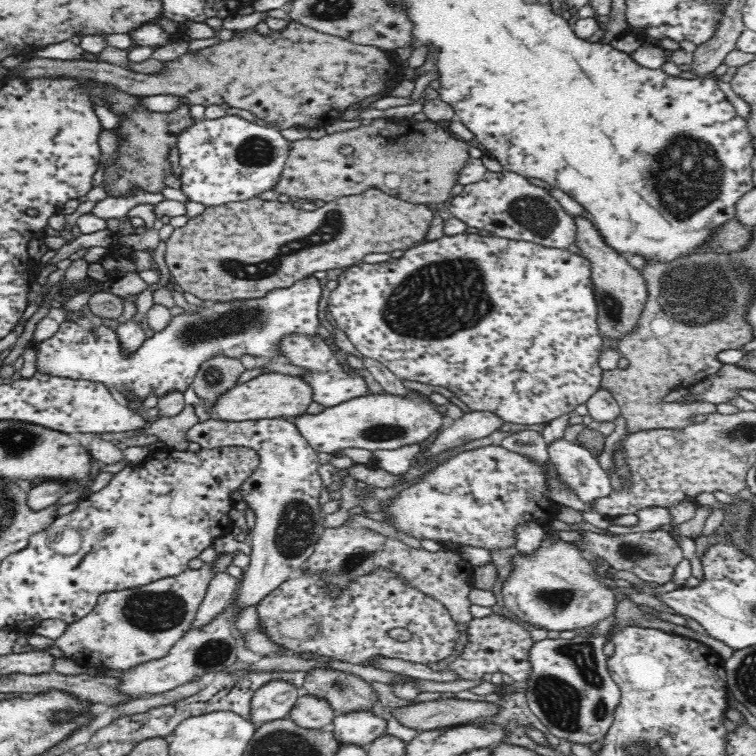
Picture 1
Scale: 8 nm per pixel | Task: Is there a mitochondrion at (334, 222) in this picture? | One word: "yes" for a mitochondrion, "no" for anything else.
yes

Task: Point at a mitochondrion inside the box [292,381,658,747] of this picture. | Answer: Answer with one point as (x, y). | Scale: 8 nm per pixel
(566, 707)

